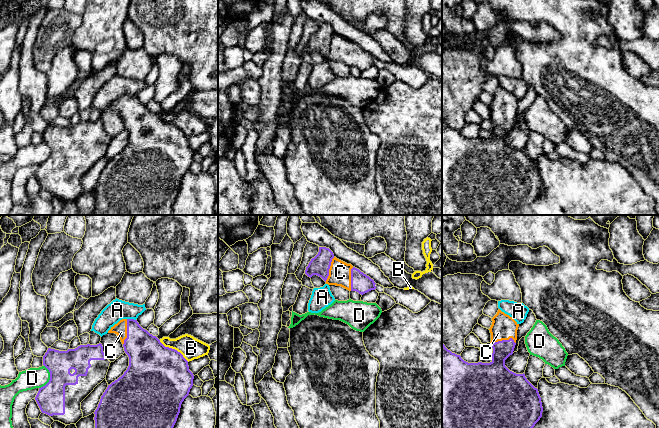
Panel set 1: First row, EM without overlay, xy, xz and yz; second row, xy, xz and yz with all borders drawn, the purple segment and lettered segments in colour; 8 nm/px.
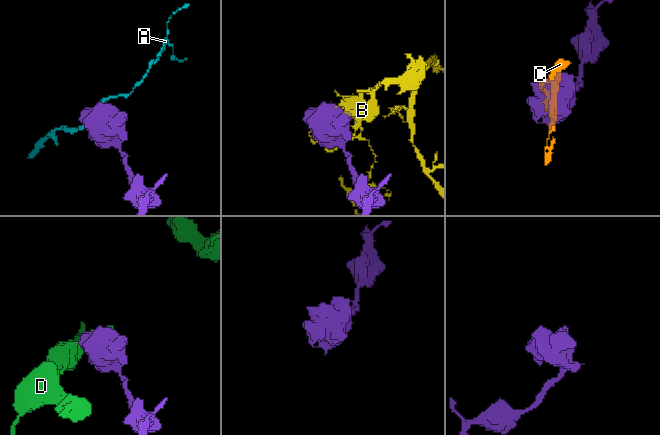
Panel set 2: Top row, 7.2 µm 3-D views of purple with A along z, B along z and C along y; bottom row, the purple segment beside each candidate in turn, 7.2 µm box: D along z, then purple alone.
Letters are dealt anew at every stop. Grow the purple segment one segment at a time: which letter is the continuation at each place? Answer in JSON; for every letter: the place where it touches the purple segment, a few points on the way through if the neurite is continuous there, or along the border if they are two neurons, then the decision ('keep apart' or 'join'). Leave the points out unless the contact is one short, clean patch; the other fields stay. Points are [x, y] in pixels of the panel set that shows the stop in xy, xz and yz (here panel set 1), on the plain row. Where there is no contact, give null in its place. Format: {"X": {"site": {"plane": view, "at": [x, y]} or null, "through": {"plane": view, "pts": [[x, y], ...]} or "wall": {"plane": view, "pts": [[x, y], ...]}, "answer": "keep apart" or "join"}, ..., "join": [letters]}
{"A": {"site": {"plane": "xy", "at": [131, 95]}, "wall": {"plane": "xy", "pts": [[127, 94], [135, 96]]}, "answer": "keep apart"}, "B": {"site": {"plane": "xy", "at": [174, 125]}, "answer": "keep apart"}, "C": {"site": {"plane": "yz", "at": [503, 116]}, "answer": "join"}, "D": {"site": {"plane": "xy", "at": [50, 154]}, "wall": {"plane": "xy", "pts": [[44, 141], [49, 148], [49, 156], [39, 164]]}, "answer": "keep apart"}, "join": ["C"]}

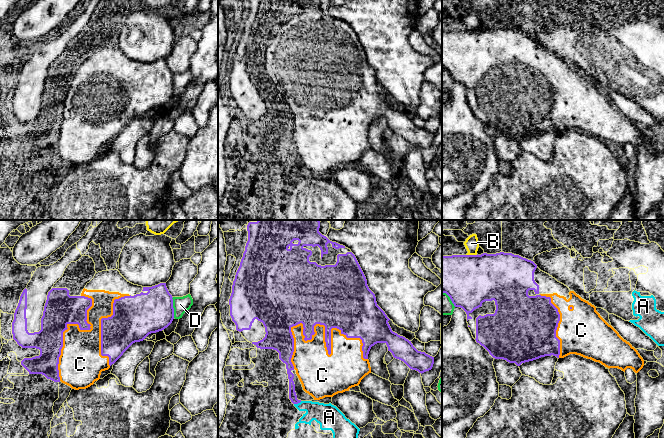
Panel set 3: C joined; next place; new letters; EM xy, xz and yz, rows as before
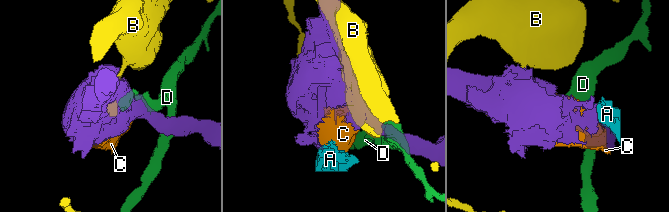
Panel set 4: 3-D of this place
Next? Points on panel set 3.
{"A": {"site": {"plane": "xz", "at": [297, 179]}, "wall": {"plane": "xz", "pts": [[301, 177], [294, 180]]}, "answer": "keep apart"}, "B": {"site": {"plane": "yz", "at": [471, 31]}, "answer": "keep apart"}, "C": {"site": {"plane": "xz", "at": [327, 125]}, "answer": "join"}, "D": {"site": {"plane": "xy", "at": [172, 83]}, "answer": "keep apart"}, "join": ["C"]}

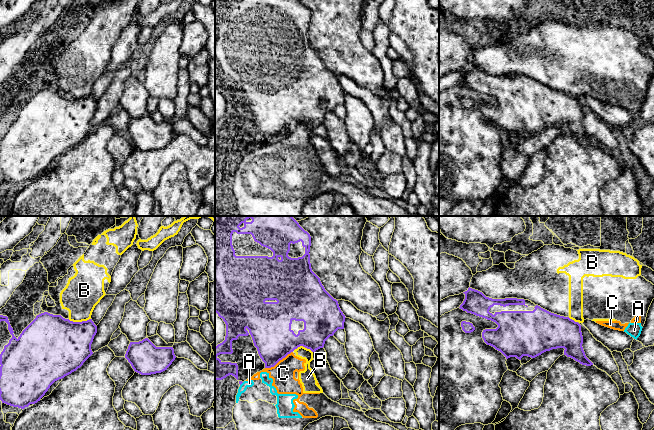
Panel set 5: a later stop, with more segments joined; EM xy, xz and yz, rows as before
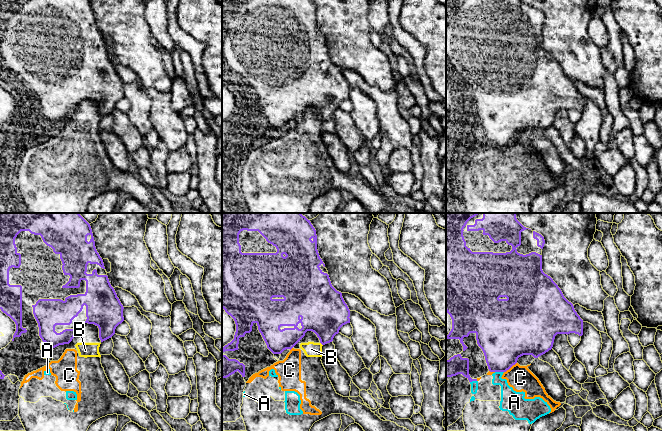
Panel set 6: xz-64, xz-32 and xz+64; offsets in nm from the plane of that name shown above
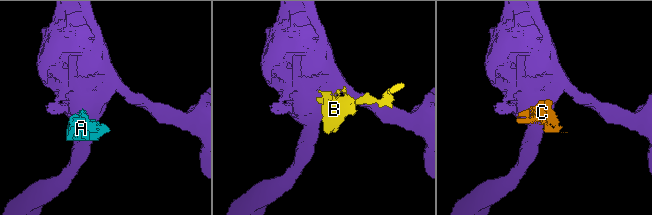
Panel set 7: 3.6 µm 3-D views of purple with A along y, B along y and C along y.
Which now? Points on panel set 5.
{"A": {"site": {"plane": "xz", "at": [241, 159]}, "wall": {"plane": "xz", "pts": [[243, 158], [240, 161]]}, "answer": "keep apart"}, "B": {"site": {"plane": "xy", "at": [79, 98]}, "wall": {"plane": "xy", "pts": [[90, 94], [84, 97], [70, 97], [68, 95]]}, "answer": "keep apart"}, "C": {"site": {"plane": "xz", "at": [278, 137]}, "wall": {"plane": "xz", "pts": [[292, 127], [273, 142], [265, 144]]}, "answer": "keep apart"}, "join": []}

